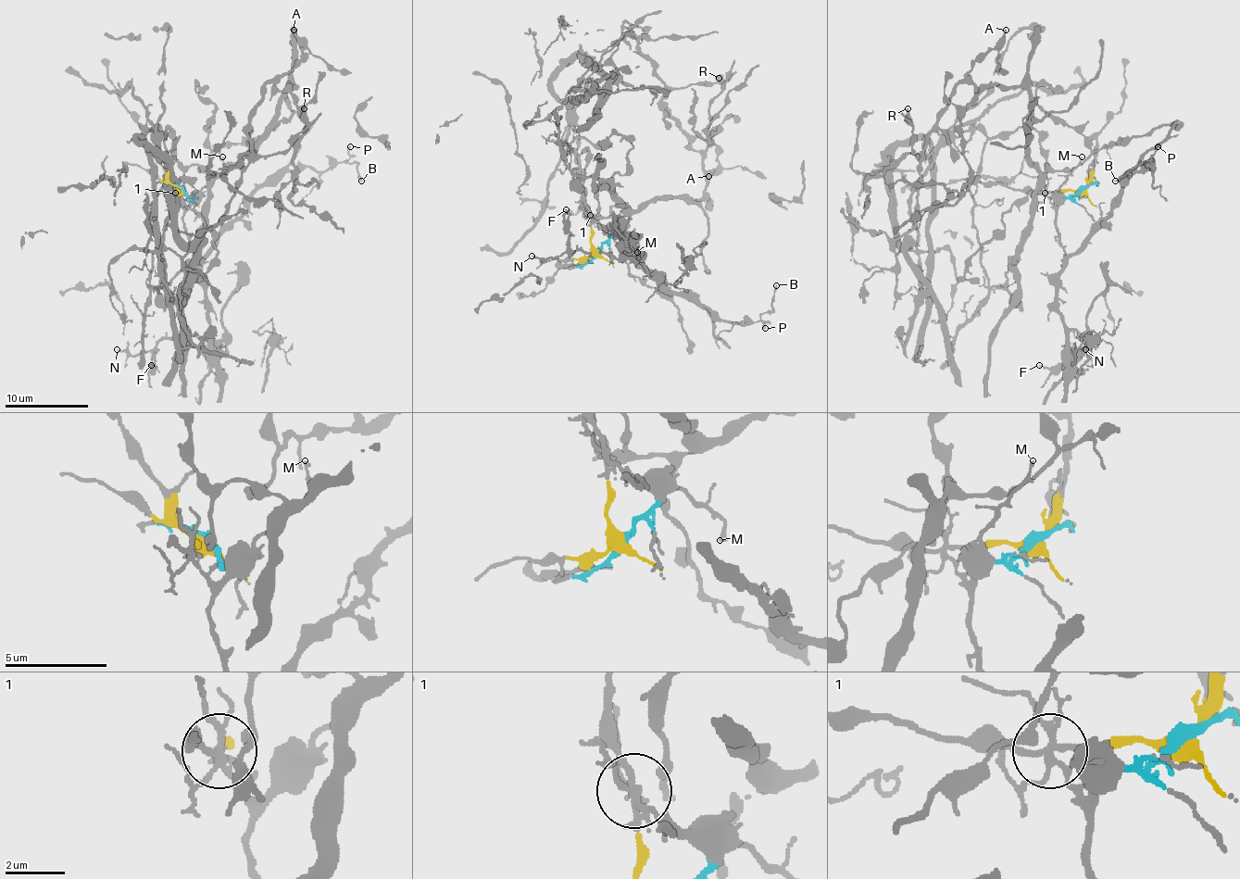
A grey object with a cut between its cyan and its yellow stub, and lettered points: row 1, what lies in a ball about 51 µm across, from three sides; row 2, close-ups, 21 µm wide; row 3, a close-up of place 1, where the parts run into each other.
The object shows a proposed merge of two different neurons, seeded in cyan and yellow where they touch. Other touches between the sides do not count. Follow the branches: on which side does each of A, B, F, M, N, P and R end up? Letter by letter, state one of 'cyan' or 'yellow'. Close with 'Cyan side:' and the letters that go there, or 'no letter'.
A: yellow
B: cyan
F: cyan
M: cyan
N: cyan
P: cyan
R: yellow
Cyan side: B, F, M, N, P

